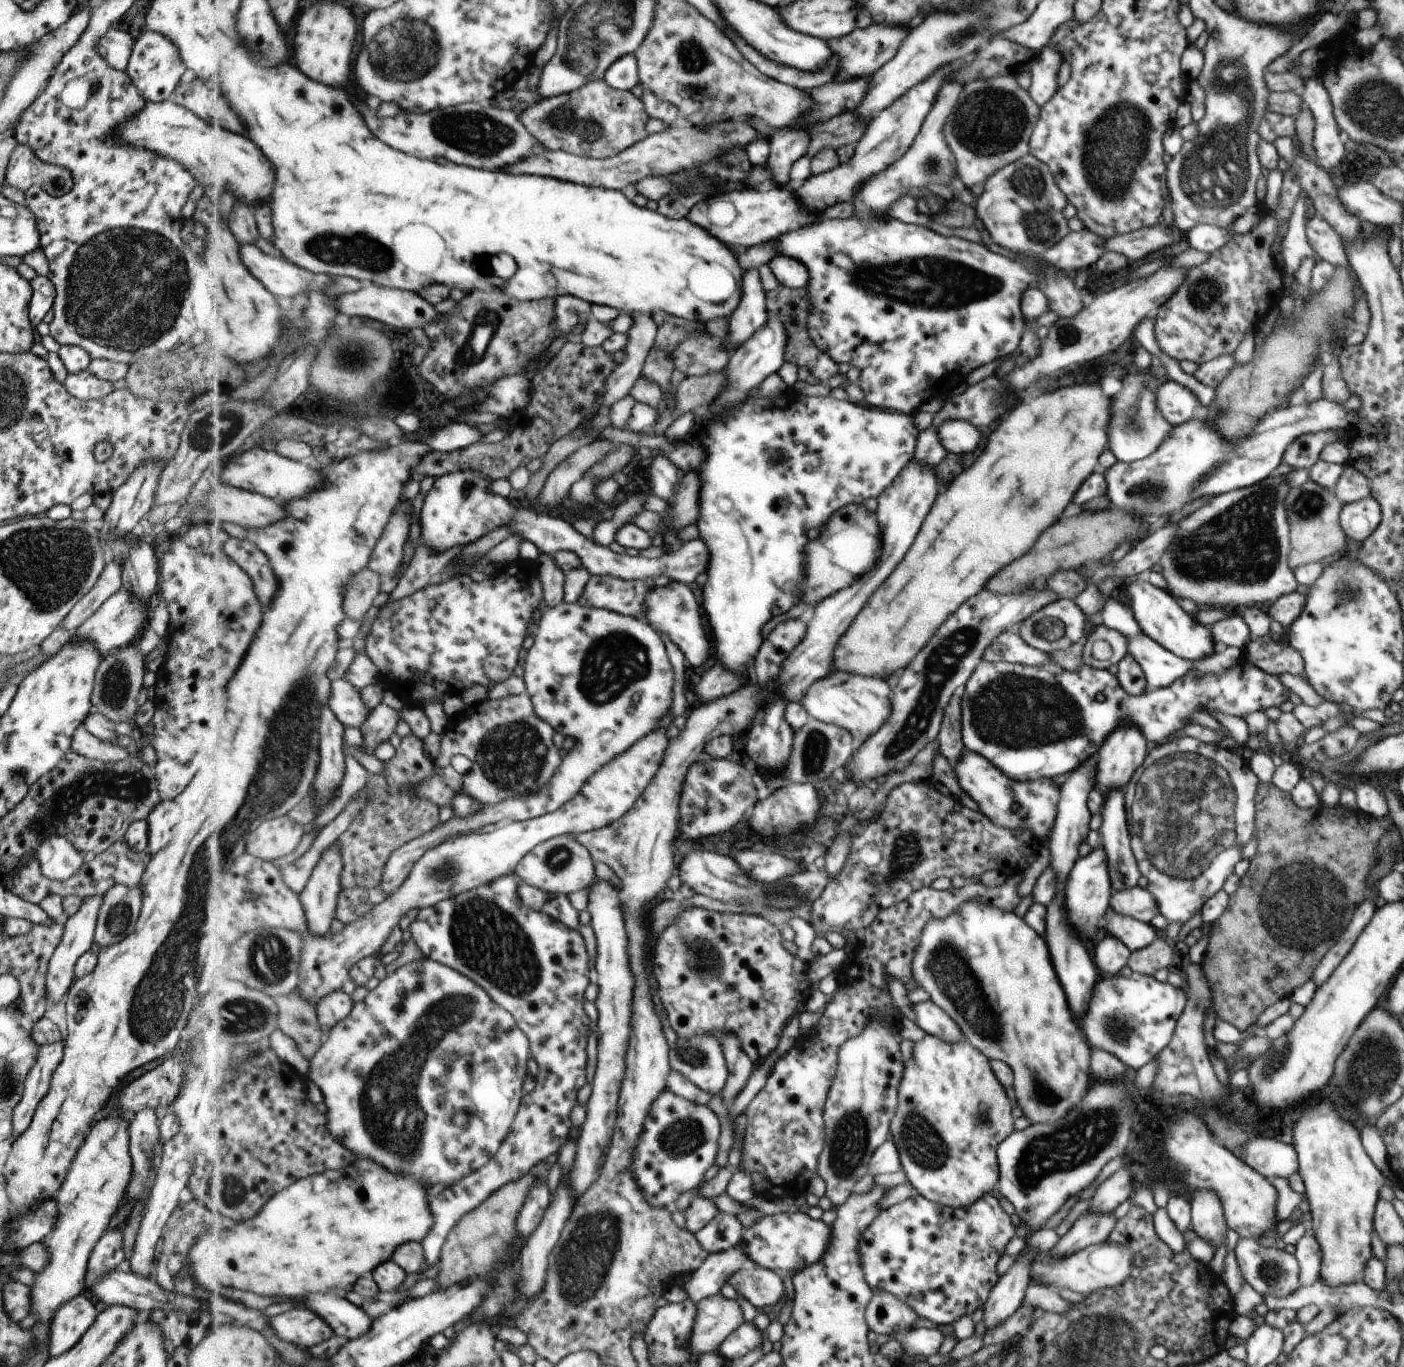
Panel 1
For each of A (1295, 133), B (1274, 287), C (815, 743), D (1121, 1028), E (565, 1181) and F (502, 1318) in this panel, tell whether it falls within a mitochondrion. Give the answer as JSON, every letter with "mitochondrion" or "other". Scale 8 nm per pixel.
{"A":"other","B":"other","C":"mitochondrion","D":"mitochondrion","E":"other","F":"other"}

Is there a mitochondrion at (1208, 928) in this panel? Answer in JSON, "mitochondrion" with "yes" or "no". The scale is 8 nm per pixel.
{"mitochondrion":"no"}

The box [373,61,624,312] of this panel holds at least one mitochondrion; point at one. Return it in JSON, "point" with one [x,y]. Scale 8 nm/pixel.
{"point":[475,133]}

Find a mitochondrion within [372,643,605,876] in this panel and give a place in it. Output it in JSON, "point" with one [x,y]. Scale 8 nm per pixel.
{"point":[512,755]}

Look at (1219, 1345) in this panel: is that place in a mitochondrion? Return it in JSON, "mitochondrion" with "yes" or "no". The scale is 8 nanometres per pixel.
{"mitochondrion":"no"}

